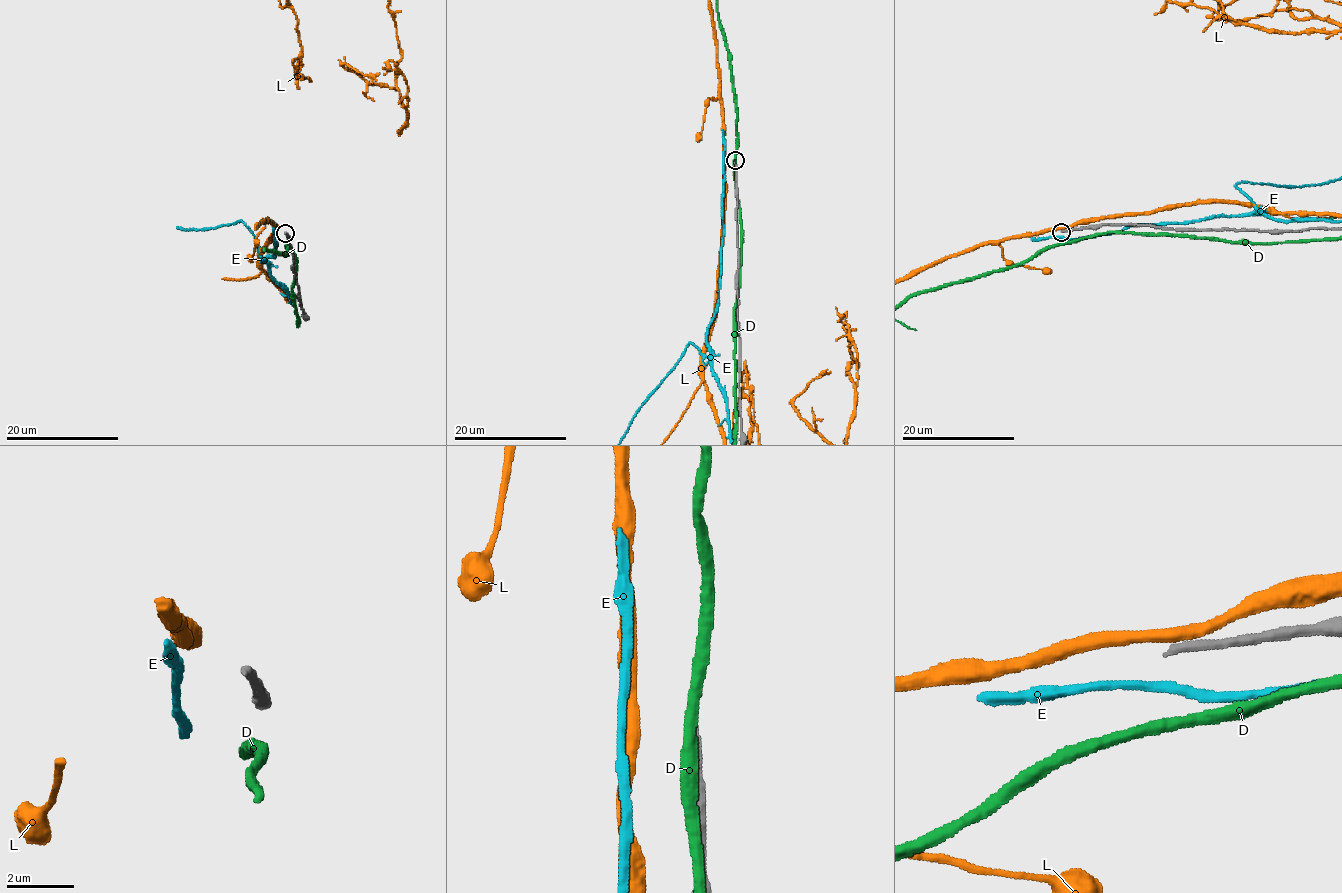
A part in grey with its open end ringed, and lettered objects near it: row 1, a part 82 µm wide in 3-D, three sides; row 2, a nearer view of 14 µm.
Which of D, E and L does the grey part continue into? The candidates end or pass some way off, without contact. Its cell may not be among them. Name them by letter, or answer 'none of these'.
none of these

